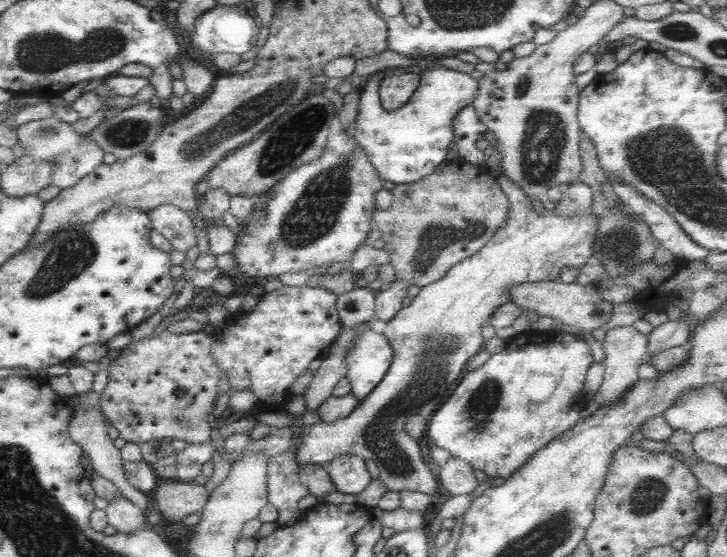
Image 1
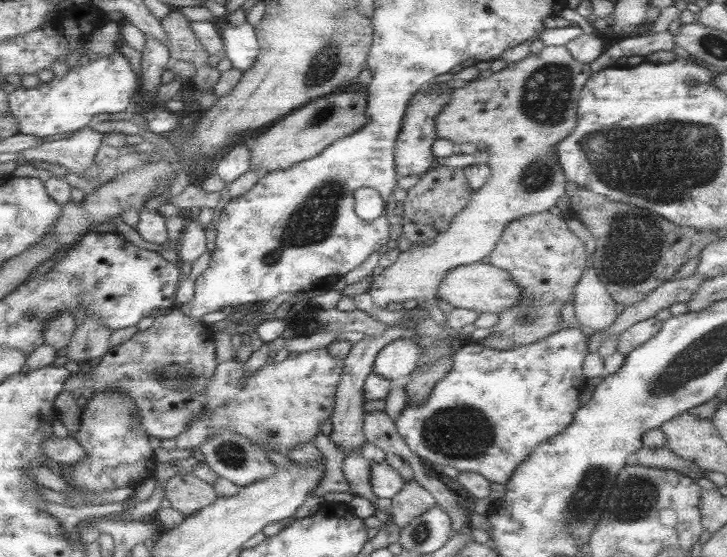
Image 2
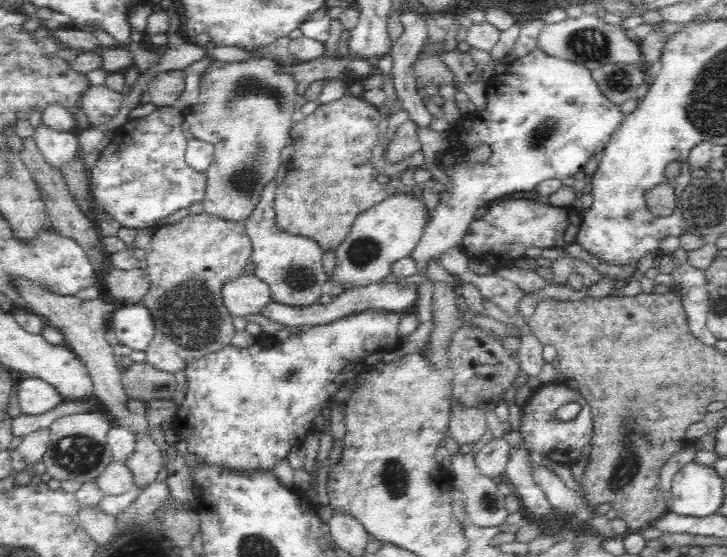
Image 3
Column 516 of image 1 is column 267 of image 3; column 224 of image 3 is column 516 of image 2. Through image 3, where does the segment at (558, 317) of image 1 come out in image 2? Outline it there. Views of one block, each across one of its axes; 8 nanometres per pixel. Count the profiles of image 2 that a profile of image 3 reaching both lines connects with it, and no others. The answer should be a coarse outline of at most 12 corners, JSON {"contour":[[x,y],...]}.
{"contour":[[459,266],[437,294],[455,308],[500,314],[523,300],[505,270]]}

